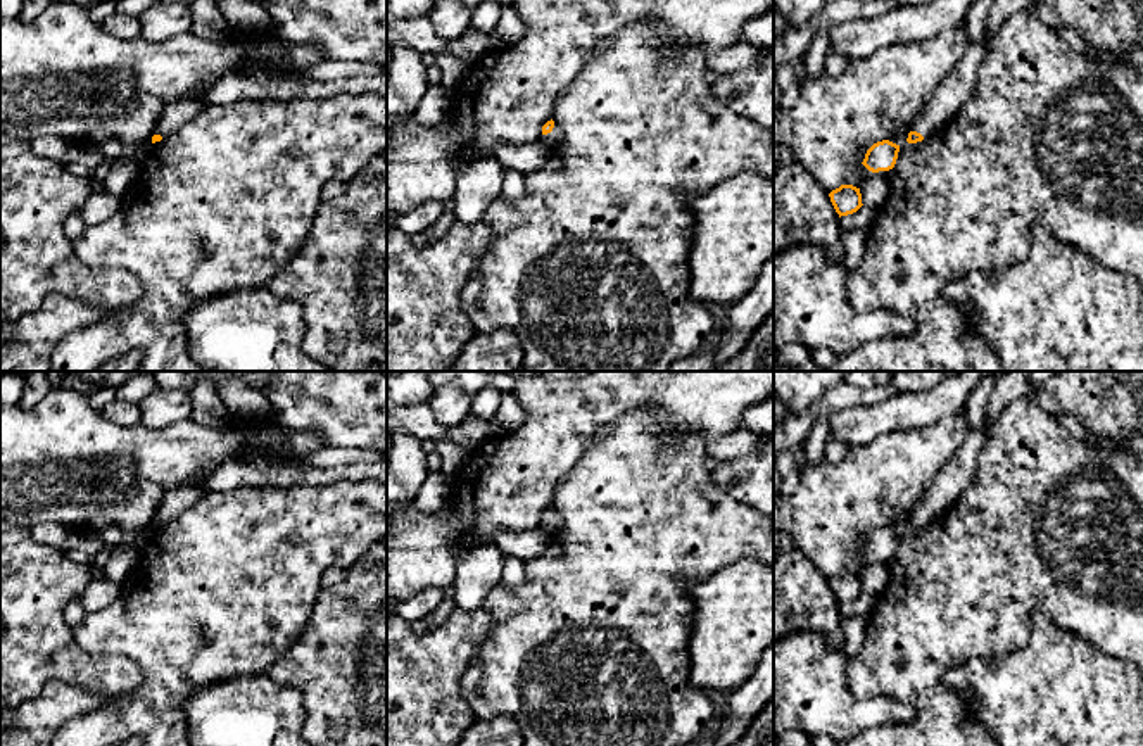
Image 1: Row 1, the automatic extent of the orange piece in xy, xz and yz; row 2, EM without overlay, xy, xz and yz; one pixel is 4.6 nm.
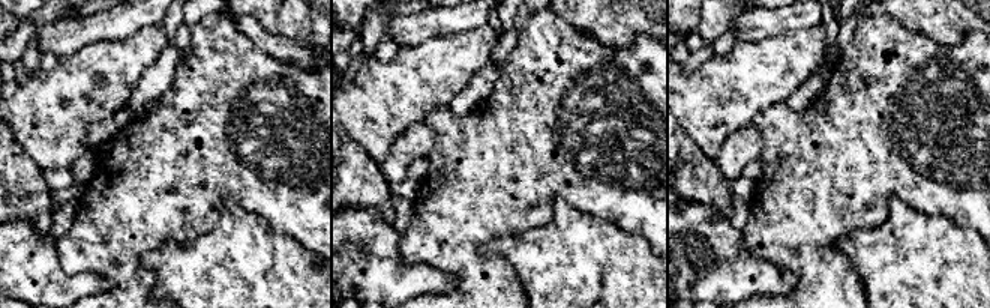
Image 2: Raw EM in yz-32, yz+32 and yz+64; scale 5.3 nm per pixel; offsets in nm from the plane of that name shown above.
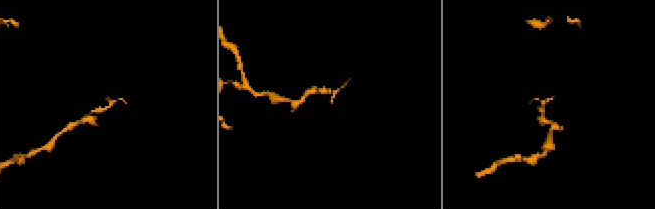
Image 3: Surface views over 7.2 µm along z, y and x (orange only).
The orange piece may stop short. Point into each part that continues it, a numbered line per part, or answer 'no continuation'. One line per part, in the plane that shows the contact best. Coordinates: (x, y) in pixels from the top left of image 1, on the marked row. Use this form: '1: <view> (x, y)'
1: xz (555, 135)

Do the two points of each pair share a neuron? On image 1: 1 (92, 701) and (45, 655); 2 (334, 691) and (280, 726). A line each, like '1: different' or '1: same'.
1: different
2: different

